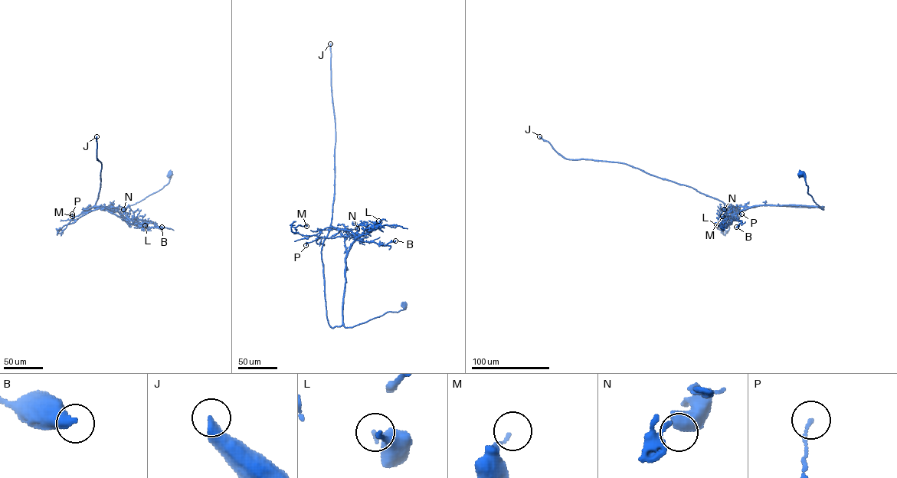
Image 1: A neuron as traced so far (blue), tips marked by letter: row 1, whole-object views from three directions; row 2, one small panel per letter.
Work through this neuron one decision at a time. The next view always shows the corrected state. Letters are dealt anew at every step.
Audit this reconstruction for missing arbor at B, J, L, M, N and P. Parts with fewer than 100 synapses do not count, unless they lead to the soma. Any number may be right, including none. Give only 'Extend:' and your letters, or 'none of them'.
Extend: J

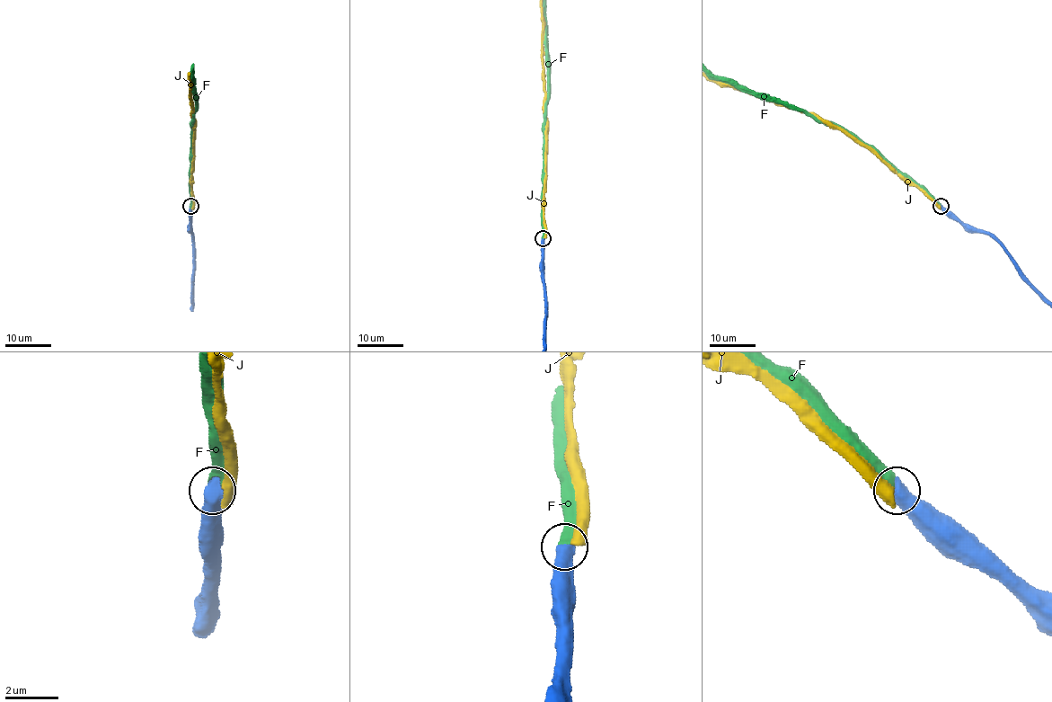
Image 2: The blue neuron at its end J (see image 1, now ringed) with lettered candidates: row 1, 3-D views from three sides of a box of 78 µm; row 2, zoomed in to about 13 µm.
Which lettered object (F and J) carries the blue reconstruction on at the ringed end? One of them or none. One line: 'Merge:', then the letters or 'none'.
Merge: F

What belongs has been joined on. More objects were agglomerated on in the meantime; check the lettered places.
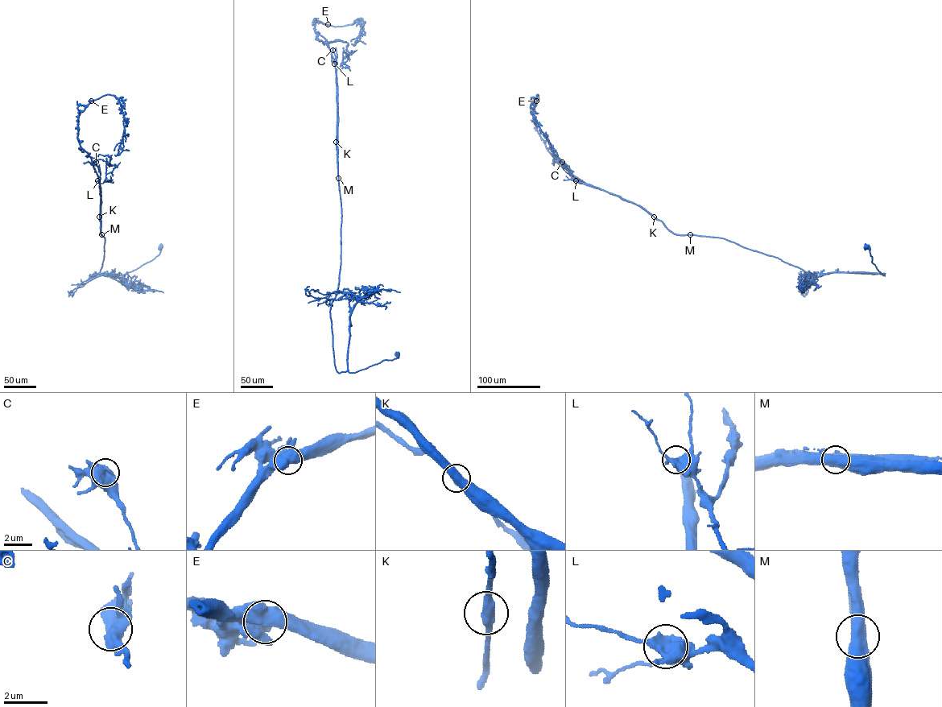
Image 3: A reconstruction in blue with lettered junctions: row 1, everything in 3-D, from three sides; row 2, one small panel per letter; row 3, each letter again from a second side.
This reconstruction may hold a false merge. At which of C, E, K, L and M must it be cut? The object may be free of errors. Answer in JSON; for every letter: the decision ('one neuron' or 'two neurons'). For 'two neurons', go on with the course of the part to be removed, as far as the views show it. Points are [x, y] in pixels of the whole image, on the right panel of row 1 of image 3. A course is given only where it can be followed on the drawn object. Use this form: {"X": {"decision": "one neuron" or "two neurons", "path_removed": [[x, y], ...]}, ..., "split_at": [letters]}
{"C": {"decision": "one neuron"}, "E": {"decision": "one neuron"}, "K": {"decision": "one neuron"}, "L": {"decision": "one neuron"}, "M": {"decision": "two neurons", "path_removed": [[690, 234], [675, 233], [662, 221], [639, 206], [576, 182], [557, 155]]}, "split_at": ["M"]}

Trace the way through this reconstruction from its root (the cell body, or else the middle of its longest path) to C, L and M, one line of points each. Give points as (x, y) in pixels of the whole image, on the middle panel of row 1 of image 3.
C: (397, 354), (355, 372), (339, 373), (335, 365), (330, 309), (339, 282), (341, 208), (332, 50)
L: (397, 354), (355, 372), (339, 373), (335, 365), (330, 309), (339, 282), (341, 208), (334, 64)
M: (397, 354), (392, 360), (355, 372), (348, 369), (339, 373), (336, 369), (330, 309), (340, 265), (338, 178)

